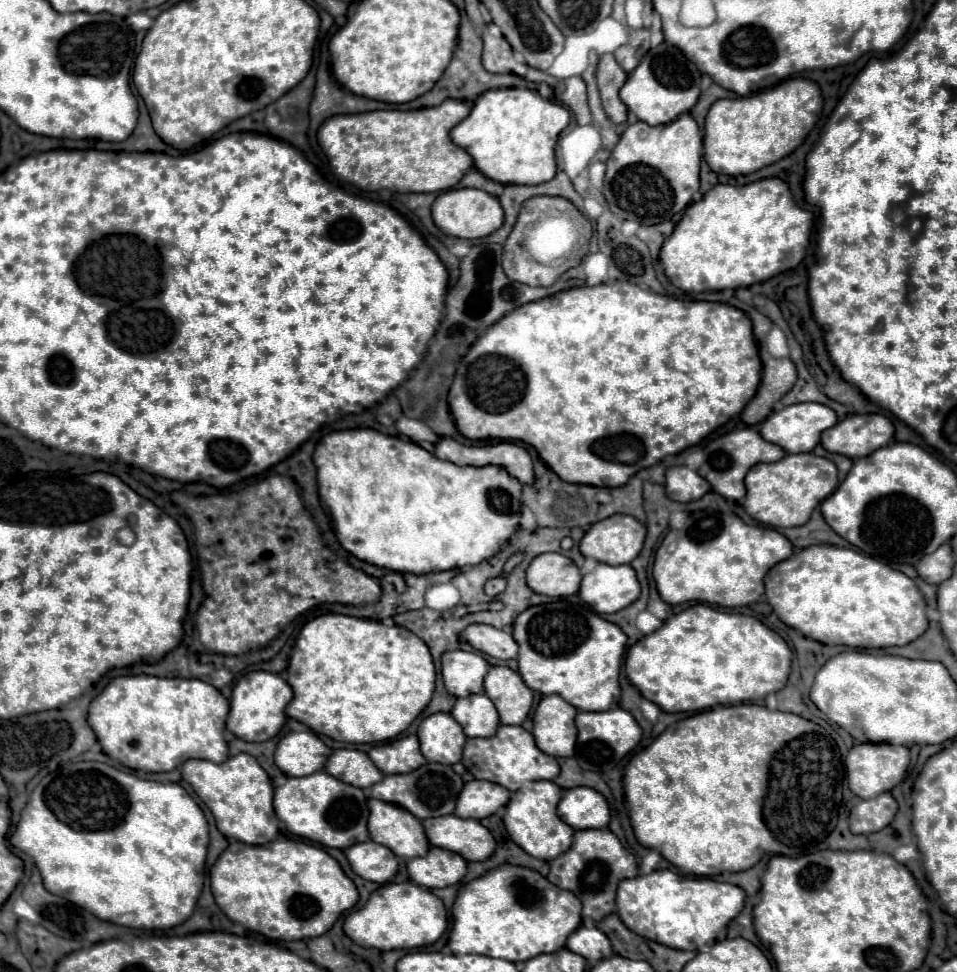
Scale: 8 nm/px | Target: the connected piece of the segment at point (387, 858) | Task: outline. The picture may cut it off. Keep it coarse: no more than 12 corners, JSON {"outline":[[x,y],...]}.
{"outline":[[375,841],[351,845],[345,855],[359,877],[389,883],[395,853]]}

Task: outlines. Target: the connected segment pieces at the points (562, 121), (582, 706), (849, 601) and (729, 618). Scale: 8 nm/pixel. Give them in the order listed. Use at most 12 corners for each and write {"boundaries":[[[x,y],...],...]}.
{"boundaries":[[[547,84],[479,95],[451,139],[485,177],[555,177],[569,121]],[[579,595],[513,623],[519,673],[579,711],[619,703],[627,635]],[[813,545],[765,595],[825,645],[907,645],[929,627],[913,579]],[[703,603],[629,647],[667,713],[759,701],[791,649]]]}

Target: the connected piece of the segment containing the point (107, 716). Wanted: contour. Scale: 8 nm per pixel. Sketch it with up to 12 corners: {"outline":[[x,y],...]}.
{"outline":[[115,677],[89,705],[135,771],[223,763],[229,701],[201,679]]}

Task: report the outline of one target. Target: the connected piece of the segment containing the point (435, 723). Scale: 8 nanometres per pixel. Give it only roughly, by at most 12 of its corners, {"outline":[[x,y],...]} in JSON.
{"outline":[[449,713],[425,717],[417,729],[427,761],[455,765],[467,741]]}

